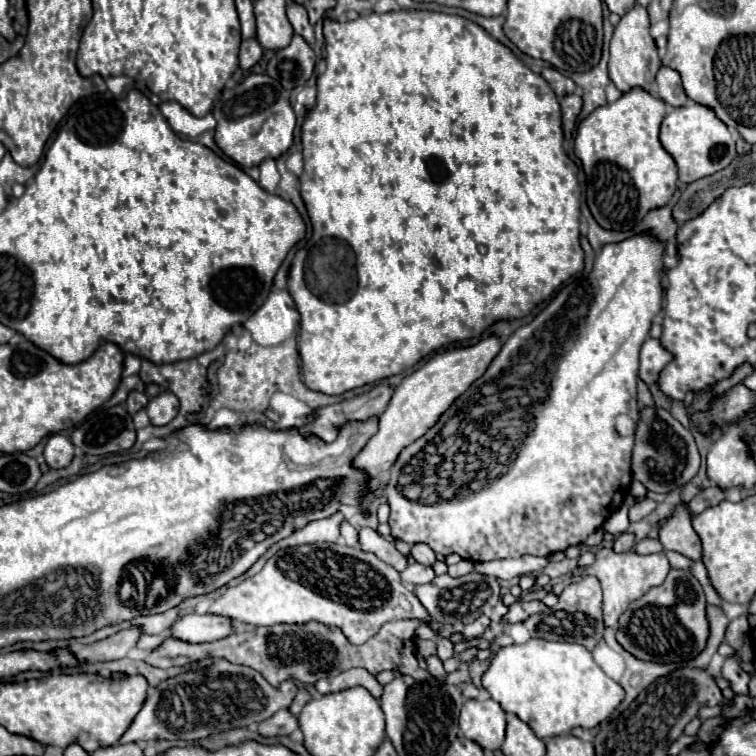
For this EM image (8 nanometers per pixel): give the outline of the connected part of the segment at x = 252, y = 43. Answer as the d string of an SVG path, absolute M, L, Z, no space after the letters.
M256 37L244 39L242 47L240 47L240 67L244 71L248 71L250 67L254 67L260 61L260 57L262 57L262 47L256 41Z

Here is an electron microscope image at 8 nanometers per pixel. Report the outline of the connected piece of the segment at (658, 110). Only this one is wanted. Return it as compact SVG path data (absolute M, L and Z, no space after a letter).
M632 87L614 103L594 109L580 121L574 139L574 153L580 157L588 179L588 207L604 229L632 231L644 215L670 201L678 183L678 169L672 155L658 139L666 103L646 89Z

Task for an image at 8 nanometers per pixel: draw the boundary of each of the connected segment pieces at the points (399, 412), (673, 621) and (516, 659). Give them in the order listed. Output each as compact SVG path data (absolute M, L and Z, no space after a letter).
M488 335L480 339L476 345L454 347L432 355L418 371L402 379L402 383L394 389L390 405L380 415L378 433L366 443L366 447L354 459L354 467L364 469L370 475L372 493L378 491L380 487L378 473L388 469L404 447L420 439L432 425L436 425L436 421L448 409L448 405L452 405L452 401L456 401L456 397L460 397L460 393L464 393L464 389L468 389L472 381L484 375L484 371L488 369L496 353L500 353L500 349L502 349L502 339L496 335Z
M672 571L660 587L632 601L620 615L616 641L640 661L686 663L704 651L708 641L708 617L702 585L692 573Z
M544 639L502 647L482 675L482 685L506 713L518 715L540 739L568 733L574 727L592 729L624 699L624 689L594 663L588 649Z

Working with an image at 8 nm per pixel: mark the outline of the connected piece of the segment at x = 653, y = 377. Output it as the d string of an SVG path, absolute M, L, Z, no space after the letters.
M648 337L640 351L640 379L648 385L656 383L660 371L670 361L672 361L672 355L660 345L660 341Z

